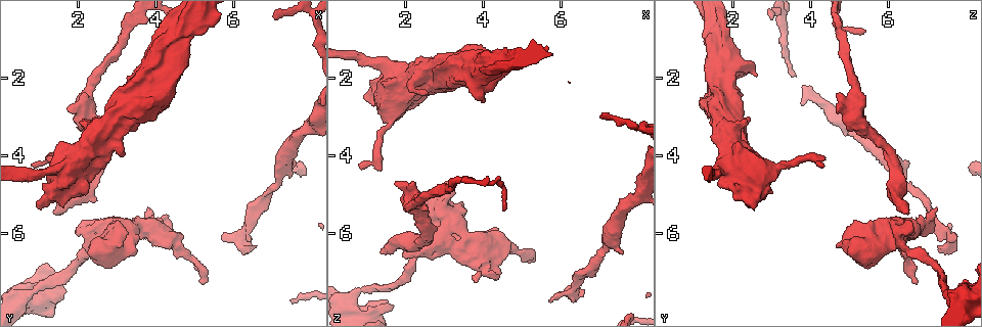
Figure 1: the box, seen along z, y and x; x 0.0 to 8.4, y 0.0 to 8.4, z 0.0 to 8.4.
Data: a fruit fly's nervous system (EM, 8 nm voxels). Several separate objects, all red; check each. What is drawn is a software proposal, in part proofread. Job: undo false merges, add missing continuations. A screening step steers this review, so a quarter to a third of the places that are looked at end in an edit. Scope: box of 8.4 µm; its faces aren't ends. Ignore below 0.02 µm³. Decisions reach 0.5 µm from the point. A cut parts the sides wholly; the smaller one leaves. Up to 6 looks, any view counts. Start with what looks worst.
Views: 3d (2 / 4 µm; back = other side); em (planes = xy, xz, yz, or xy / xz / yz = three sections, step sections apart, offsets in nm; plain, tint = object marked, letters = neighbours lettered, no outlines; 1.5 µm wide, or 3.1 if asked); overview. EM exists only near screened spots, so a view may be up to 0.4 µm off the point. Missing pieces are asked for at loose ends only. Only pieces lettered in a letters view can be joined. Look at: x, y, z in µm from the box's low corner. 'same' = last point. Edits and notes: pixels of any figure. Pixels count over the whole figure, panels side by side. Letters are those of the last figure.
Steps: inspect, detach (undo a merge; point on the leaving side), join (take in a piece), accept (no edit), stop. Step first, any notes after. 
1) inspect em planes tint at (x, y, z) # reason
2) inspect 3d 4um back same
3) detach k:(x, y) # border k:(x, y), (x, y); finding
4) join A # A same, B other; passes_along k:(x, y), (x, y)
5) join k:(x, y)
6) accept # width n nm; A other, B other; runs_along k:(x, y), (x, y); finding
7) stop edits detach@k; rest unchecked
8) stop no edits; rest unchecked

inspect em xy step 8 letters at (1.40, 5.45, 6.50) # free end

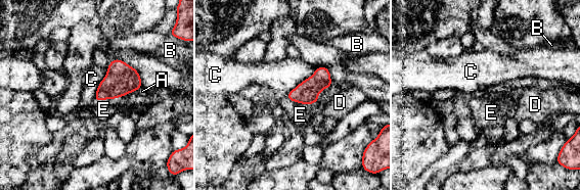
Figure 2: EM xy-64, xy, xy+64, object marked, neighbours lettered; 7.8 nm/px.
inspect em xz step 8 letters same # cut it another way

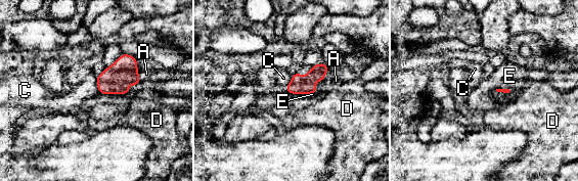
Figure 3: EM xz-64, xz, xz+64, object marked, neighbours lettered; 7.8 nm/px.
join E # A other, C other, D other, E same; passes_along 3:(305, 84), (313, 92), (321, 86); the neuron continues

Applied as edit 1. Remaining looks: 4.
inspect overview # see it whole again

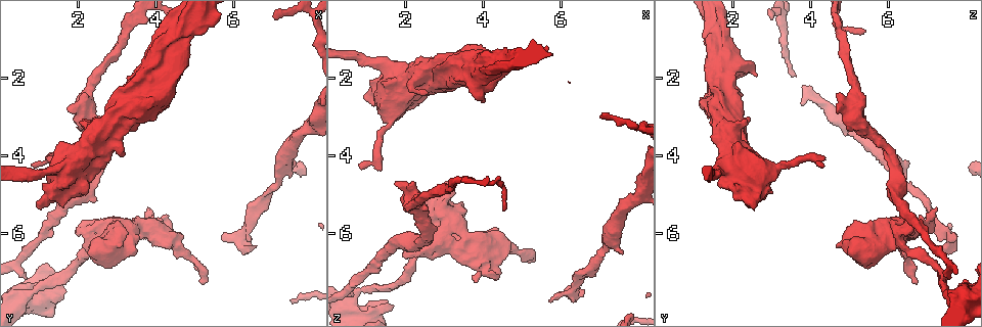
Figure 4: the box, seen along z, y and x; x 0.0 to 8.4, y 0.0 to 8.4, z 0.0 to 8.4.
inspect em planes tint at (3.15, 6.35, 4.65) # free end

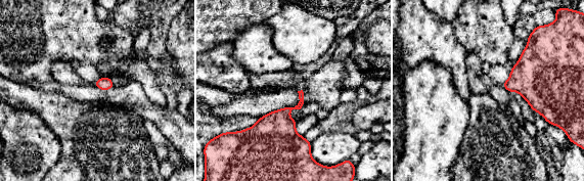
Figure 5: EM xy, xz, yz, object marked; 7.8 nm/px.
inspect em planes letters same

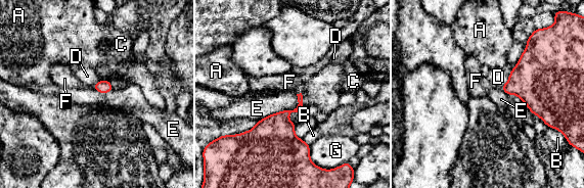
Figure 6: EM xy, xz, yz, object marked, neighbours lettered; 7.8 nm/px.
join F # A other, B other, C other, D other, E other, F same, G other; the neuron continues

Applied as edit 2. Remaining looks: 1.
stop edits join@3, join@6; rest unchecked

